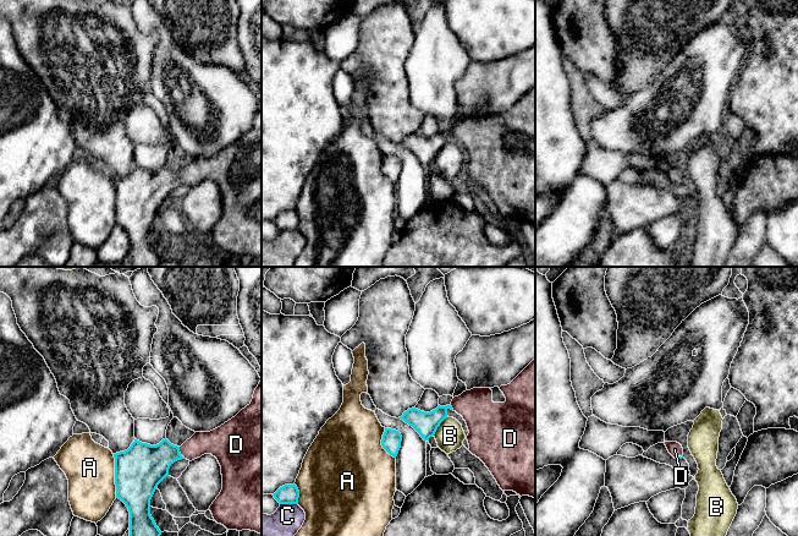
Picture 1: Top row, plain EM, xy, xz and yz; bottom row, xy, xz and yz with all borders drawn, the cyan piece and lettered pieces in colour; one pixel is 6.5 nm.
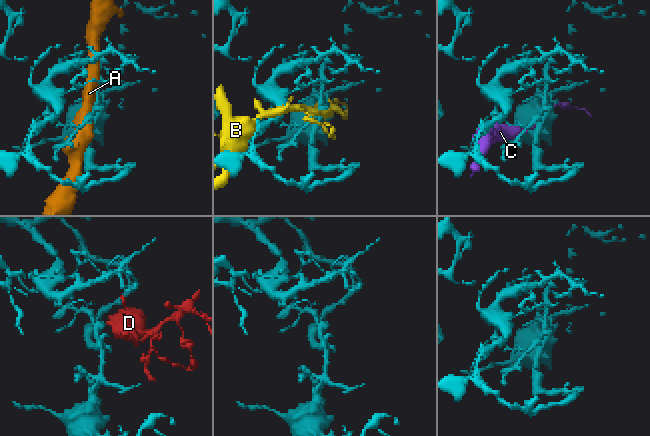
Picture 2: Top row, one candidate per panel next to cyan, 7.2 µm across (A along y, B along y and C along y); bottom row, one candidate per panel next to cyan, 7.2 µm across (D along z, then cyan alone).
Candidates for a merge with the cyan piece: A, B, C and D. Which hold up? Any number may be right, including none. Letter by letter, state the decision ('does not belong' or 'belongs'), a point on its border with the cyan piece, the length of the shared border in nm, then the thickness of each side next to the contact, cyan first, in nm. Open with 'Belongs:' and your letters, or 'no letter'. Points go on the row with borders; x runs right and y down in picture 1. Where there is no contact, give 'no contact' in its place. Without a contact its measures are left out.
Belongs: D
A: does not belong; contact xy (115, 476); length 280 nm; calibres 320 and 320 nm
B: does not belong; contact xz (439, 425); length 160 nm; calibres 160 and 190 nm
C: does not belong; contact xz (289, 503); length 120 nm; calibres 130 and 190 nm
D: belongs; contact xy (180, 453); length 90 nm; calibres 300 and 160 nm

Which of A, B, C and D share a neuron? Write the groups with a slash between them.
A / B / C / D

